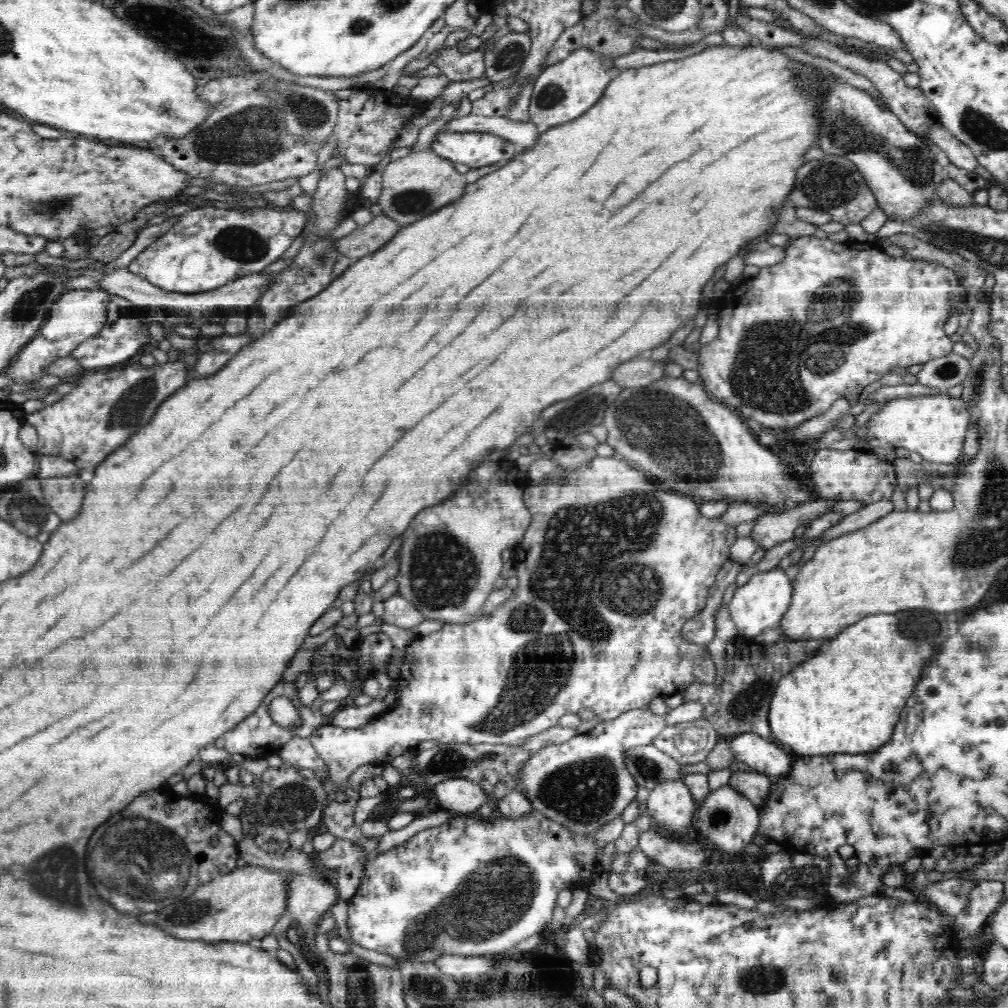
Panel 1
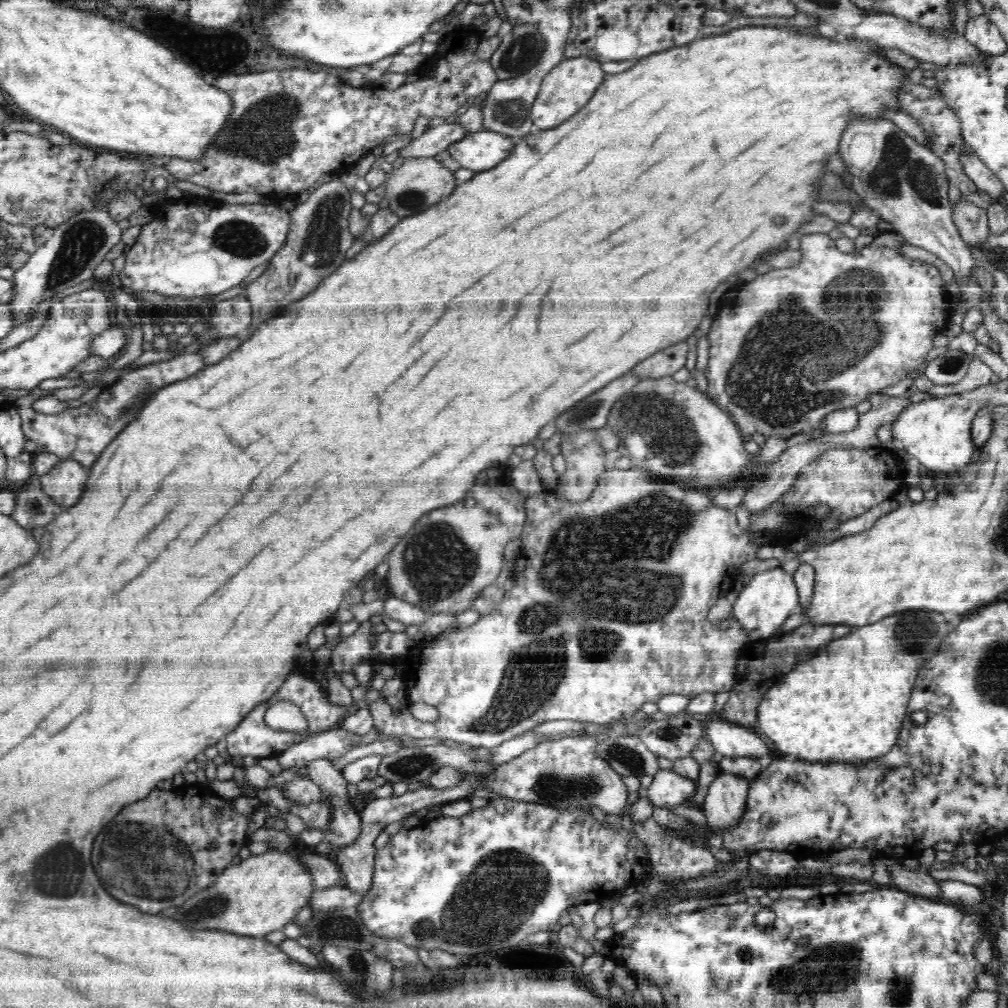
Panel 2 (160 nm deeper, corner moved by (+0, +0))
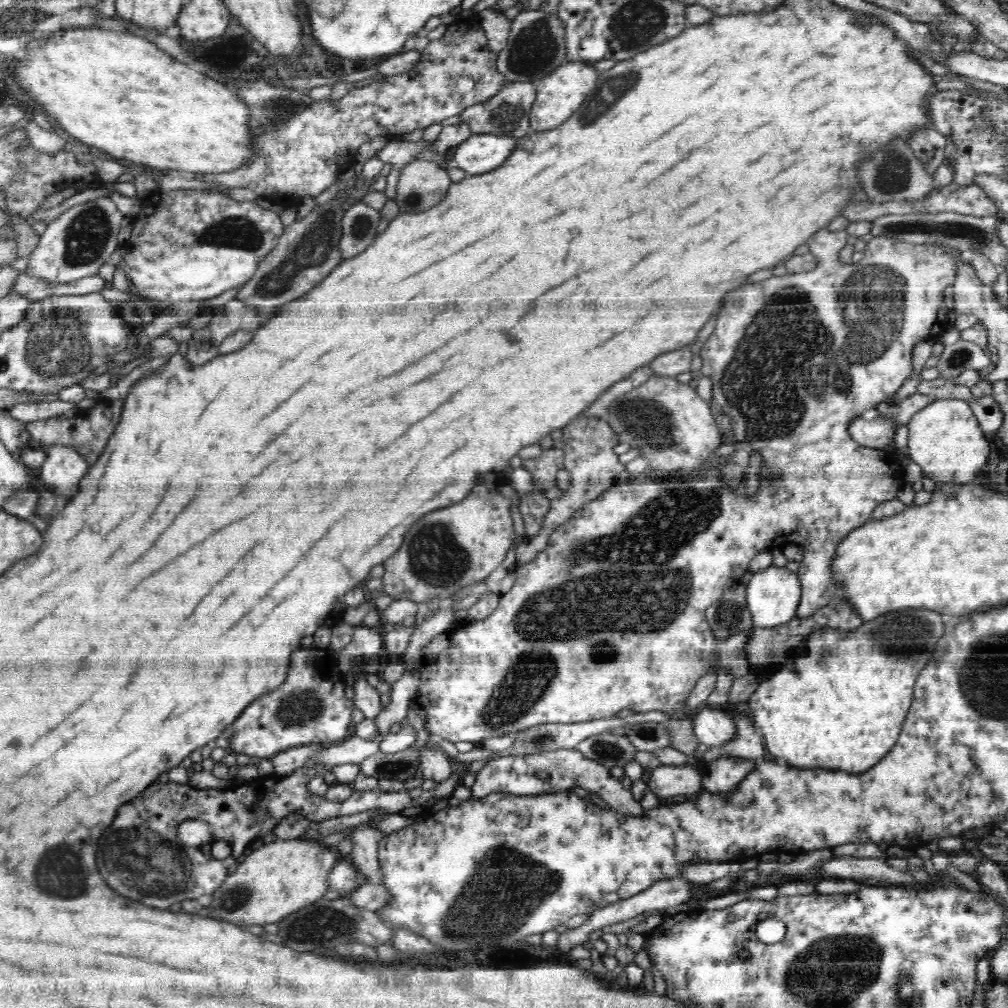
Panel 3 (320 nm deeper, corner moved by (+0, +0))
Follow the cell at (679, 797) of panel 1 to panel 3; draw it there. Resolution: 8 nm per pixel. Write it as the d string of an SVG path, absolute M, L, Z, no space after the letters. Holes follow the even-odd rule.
M692 762L678 766L659 765L650 773L647 786L658 798L668 798L676 794L692 797L700 791L701 771Z

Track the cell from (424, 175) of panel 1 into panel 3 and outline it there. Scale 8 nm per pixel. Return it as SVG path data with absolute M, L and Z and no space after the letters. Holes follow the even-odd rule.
M422 157L400 169L394 200L401 213L419 213L440 204L452 180L446 169Z

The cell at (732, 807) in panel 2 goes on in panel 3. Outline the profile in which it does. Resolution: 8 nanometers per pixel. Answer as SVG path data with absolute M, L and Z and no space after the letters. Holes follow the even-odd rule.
M718 757L709 763L702 763L701 783L710 793L727 793L756 768L757 762L736 757Z

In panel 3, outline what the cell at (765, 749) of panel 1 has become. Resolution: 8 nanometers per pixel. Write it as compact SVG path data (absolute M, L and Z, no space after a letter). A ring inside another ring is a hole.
M703 706L690 718L697 739L708 747L726 746L738 736L738 727L731 714L720 708Z

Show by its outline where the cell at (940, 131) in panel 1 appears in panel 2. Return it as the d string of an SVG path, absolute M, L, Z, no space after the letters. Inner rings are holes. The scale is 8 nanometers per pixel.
M969 151L968 154L964 152L960 161L962 161L964 172L979 190L987 192L993 202L1004 201L1004 183L998 180L997 176L989 170L987 164L984 164L984 161L980 160L972 151Z

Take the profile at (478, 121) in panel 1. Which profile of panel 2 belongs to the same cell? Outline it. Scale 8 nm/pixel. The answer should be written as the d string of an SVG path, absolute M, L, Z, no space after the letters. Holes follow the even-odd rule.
M456 122L443 123L425 130L420 137L411 139L406 147L398 150L398 154L405 161L422 156L434 157L468 134L470 132L467 132L463 126L459 126Z

